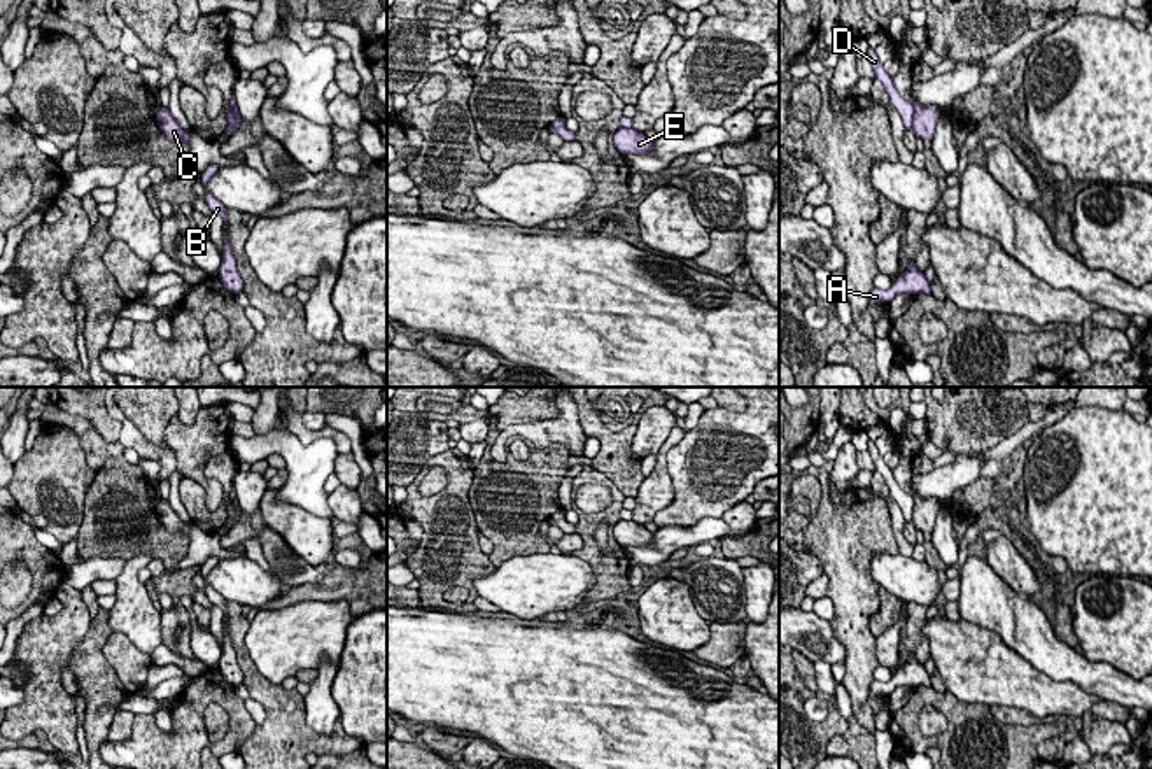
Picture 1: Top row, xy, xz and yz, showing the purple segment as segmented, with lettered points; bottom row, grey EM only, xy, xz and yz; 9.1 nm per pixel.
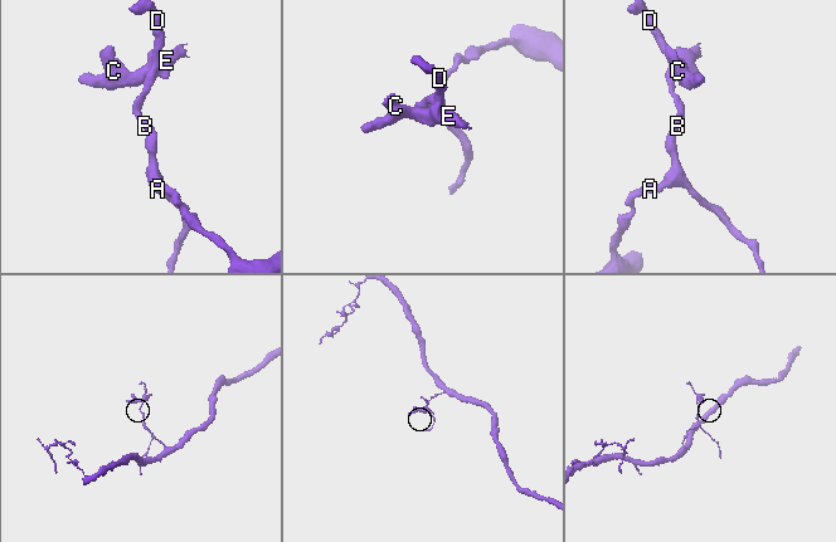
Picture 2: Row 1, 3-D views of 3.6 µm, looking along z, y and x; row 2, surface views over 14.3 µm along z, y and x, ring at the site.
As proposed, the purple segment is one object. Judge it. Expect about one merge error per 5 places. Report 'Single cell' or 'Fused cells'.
Fused cells

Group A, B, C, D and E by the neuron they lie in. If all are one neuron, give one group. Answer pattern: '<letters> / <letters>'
A B D / C E

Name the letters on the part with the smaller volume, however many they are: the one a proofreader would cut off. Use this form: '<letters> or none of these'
C, E

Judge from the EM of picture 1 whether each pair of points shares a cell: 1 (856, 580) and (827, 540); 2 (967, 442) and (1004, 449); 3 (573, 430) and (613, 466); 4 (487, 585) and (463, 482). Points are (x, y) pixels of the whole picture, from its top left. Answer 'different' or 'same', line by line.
1: same
2: different
3: different
4: different

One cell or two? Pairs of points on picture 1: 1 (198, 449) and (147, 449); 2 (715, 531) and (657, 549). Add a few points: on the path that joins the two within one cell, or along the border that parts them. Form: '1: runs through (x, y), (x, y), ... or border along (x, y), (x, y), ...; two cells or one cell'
1: border along (167, 444), (174, 452), (177, 470); two cells
2: runs through (701, 533), (671, 538); one cell

